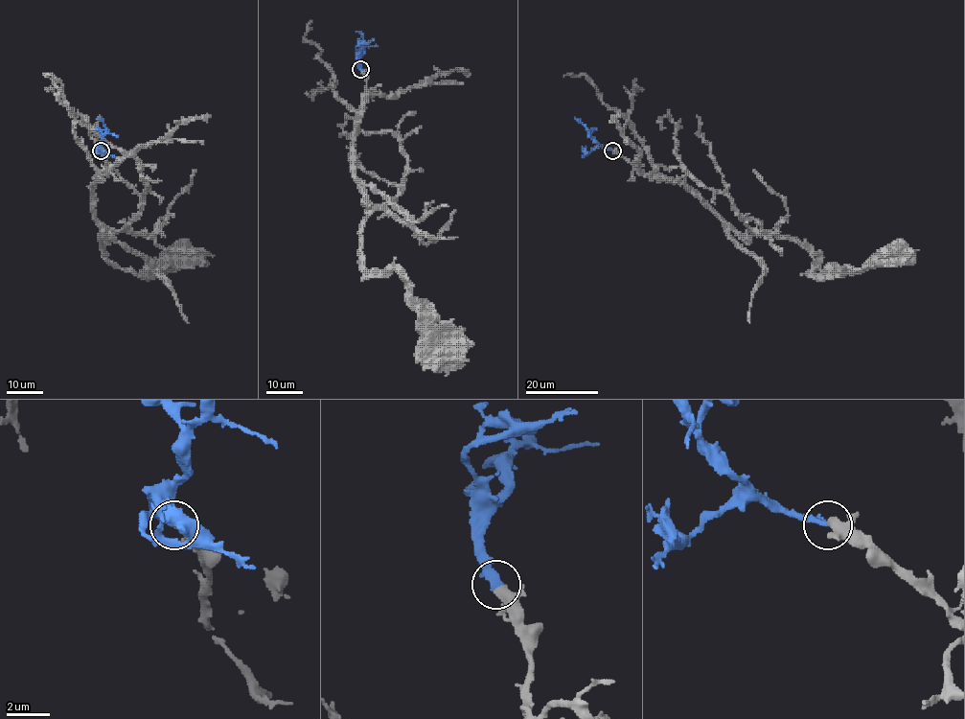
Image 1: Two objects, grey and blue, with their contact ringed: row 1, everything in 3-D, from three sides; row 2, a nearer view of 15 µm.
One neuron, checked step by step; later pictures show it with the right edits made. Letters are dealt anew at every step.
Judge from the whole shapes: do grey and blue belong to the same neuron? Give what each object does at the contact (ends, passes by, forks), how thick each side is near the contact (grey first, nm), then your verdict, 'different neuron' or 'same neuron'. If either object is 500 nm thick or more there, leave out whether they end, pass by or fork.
grey passes by; blue ends; calibres 340 and 360 nm; same neuron

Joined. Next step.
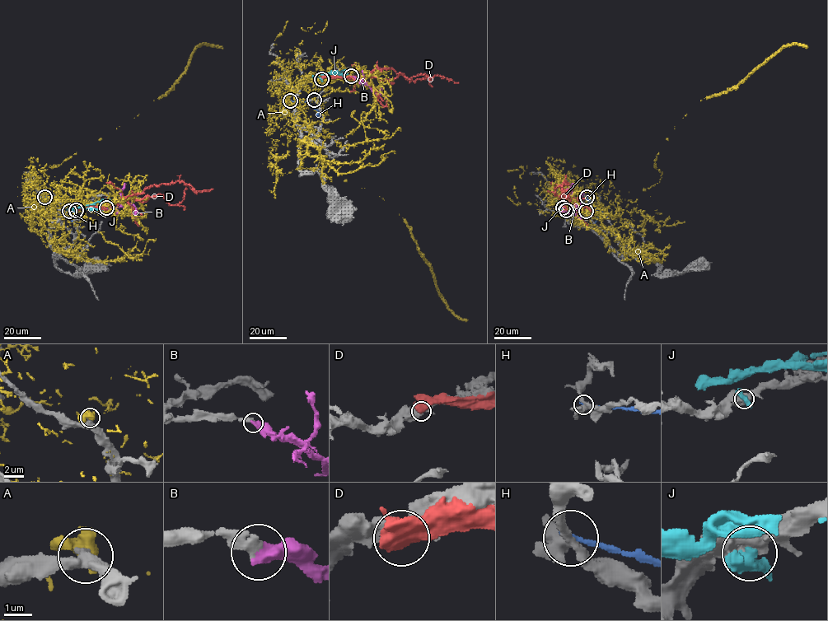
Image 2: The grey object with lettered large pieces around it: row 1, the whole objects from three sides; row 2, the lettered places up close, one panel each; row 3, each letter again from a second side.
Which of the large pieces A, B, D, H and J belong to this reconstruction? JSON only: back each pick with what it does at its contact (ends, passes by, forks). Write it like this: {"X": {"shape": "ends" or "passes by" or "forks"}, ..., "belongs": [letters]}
{"B": {"shape": "ends"}, "belongs": ["B"]}

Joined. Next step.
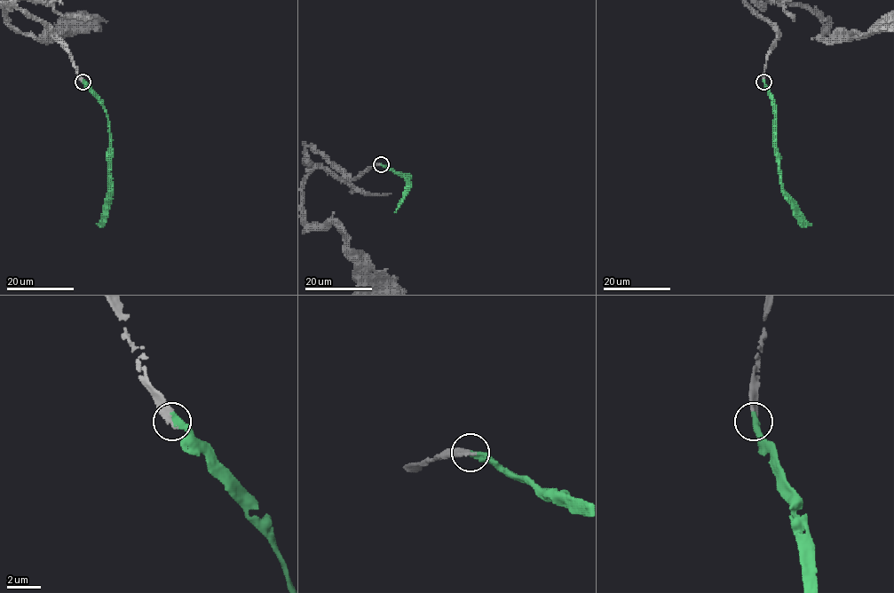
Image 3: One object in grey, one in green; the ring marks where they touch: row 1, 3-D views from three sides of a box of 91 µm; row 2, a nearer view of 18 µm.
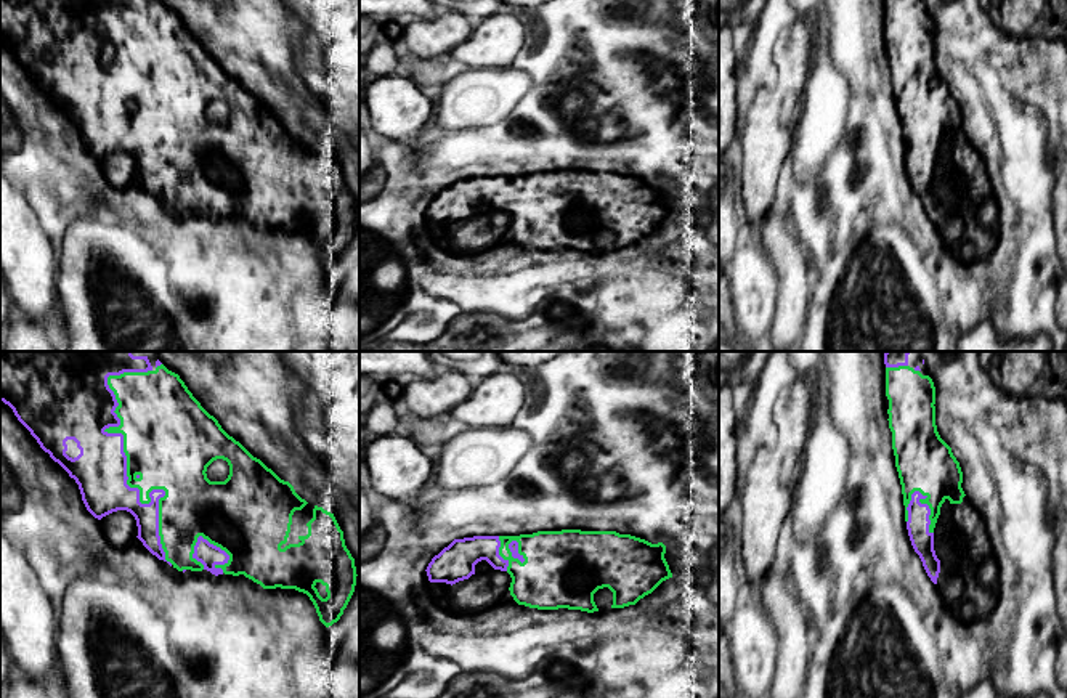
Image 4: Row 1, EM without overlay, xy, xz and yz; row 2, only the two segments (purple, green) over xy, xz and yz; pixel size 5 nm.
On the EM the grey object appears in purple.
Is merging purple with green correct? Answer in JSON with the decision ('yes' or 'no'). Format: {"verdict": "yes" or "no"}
{"verdict": "yes"}

